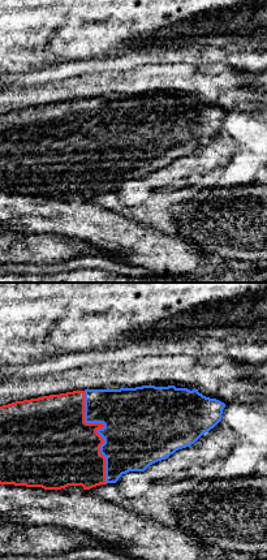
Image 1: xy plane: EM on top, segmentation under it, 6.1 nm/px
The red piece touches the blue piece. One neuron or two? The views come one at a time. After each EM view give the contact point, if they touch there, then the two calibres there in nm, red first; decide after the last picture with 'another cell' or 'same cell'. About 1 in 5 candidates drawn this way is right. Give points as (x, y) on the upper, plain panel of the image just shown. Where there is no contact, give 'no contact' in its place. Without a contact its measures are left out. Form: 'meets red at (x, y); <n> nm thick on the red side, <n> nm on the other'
meets red at (98, 137); 440 nm thick on the red side, 440 nm on the other

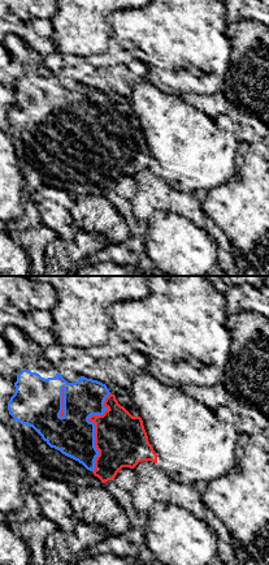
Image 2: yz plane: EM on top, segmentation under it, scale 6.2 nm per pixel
meets red at (95, 136); 320 nm thick on the red side, 260 nm on the other

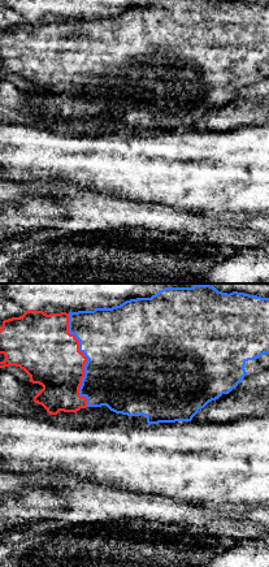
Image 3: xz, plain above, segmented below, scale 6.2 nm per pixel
meets red at (87, 68); 360 nm thick on the red side, 500 nm on the other

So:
same cell

